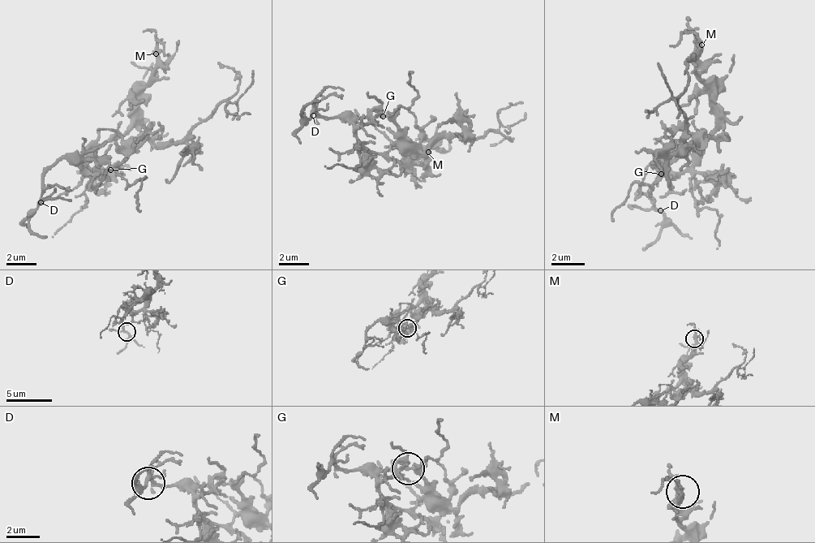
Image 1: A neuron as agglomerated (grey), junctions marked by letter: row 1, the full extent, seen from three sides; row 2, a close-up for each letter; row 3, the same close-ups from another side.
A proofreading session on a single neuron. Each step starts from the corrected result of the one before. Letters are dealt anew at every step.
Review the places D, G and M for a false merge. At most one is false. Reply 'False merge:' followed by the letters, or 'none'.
False merge: none

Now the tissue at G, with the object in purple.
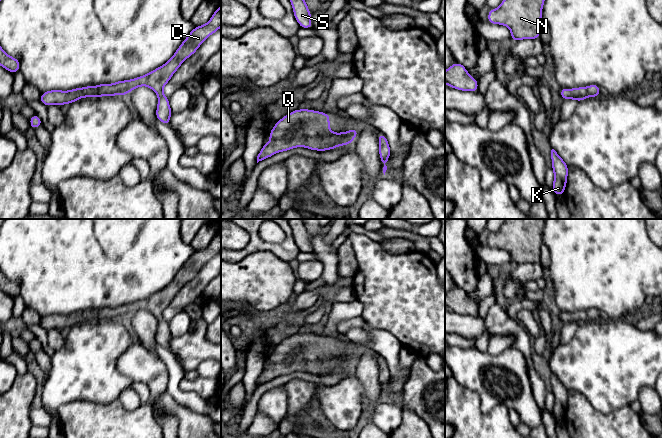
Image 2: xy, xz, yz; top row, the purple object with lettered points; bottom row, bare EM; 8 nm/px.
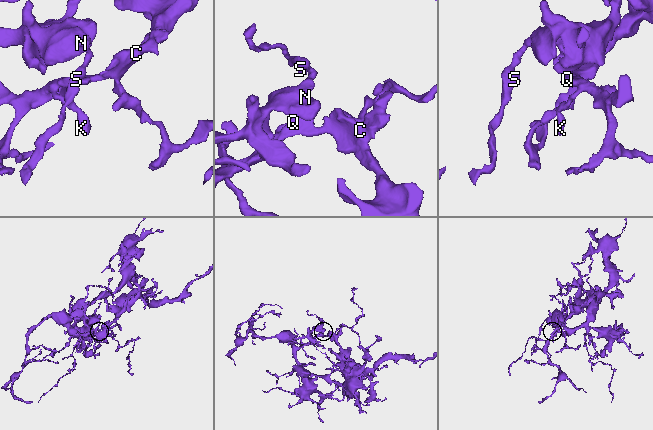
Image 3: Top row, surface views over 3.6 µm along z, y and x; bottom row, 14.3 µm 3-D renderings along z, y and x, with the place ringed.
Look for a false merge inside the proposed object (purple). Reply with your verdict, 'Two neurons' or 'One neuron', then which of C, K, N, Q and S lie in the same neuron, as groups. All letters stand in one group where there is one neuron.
One neuron. Groups: C K N Q S

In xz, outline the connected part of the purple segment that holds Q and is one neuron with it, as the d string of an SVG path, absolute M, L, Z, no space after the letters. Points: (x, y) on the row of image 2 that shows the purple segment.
M296 109L285 115L276 122L273 129L269 132L270 141L265 143L257 156L257 163L267 159L278 152L284 152L296 147L302 147L309 150L327 151L339 146L352 144L354 138L358 135L359 129L351 129L347 132L333 133L329 126L330 114L310 110Z

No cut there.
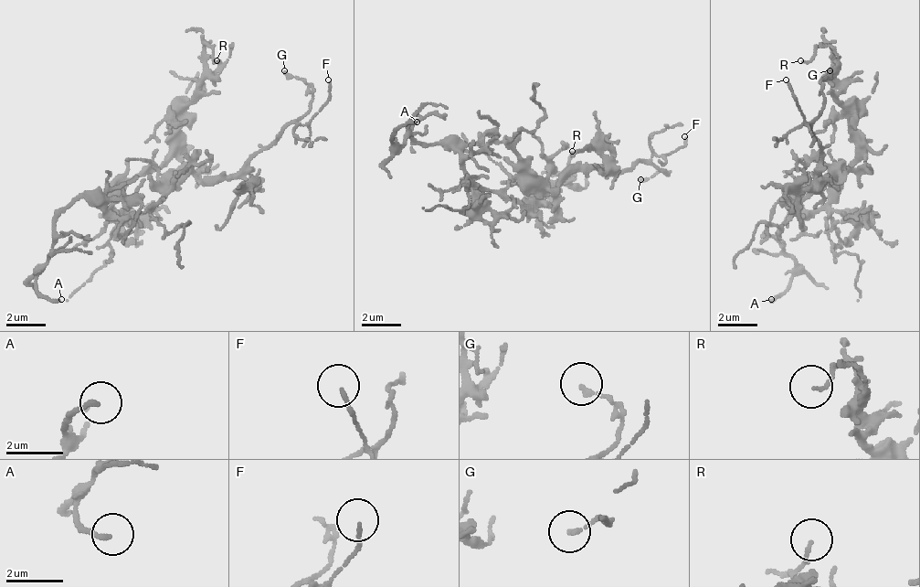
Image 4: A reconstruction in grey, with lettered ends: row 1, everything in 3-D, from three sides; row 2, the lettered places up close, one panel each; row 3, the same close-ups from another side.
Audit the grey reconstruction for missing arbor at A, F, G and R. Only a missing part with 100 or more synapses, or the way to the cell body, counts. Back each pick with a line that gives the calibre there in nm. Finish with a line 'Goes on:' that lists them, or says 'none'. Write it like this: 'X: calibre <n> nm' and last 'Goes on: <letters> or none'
A: calibre 160 nm
Goes on: A

